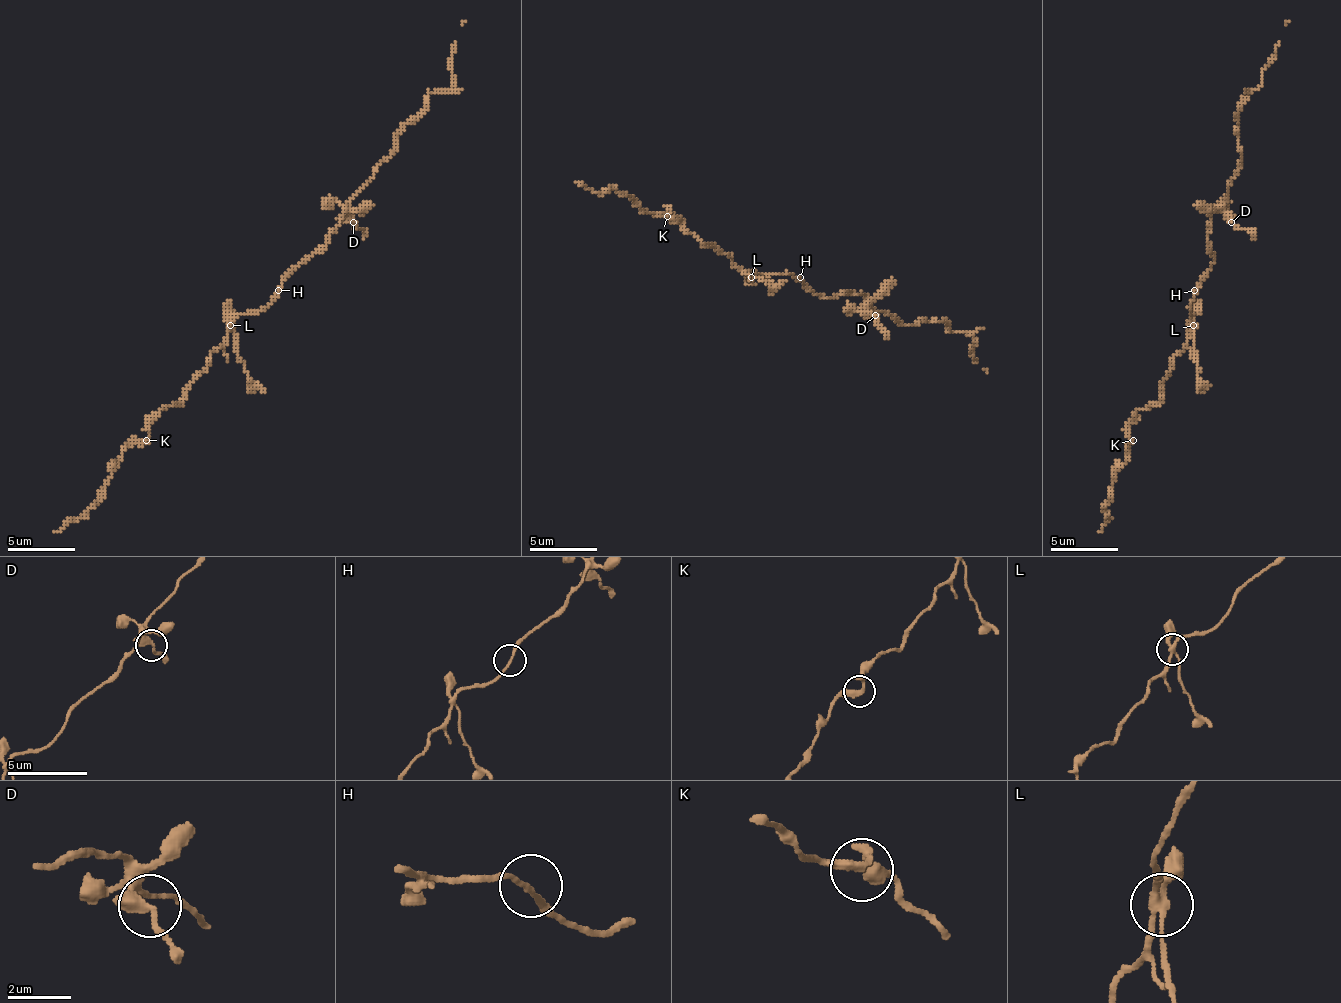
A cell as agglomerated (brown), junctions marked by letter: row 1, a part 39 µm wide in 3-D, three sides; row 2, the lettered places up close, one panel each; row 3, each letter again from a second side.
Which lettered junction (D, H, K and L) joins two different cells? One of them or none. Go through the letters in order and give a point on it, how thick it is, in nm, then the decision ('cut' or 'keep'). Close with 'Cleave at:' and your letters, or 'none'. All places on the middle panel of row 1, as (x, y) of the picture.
D: at (875, 315); 360 nm thick; keep
H: at (800, 277); 150 nm thick; keep
K: at (667, 216); 240 nm thick; keep
L: at (751, 277); 240 nm thick; cut
Cleave at: L

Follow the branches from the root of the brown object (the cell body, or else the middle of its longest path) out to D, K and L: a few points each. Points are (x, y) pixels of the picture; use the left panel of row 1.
D: (278, 290), (326, 242), (326, 236), (340, 222), (343, 212), (353, 222)
K: (278, 290), (265, 307), (234, 321), (227, 338), (207, 358), (207, 368), (180, 402), (159, 413), (146, 440)
L: (278, 290), (265, 307), (248, 311), (231, 324)

